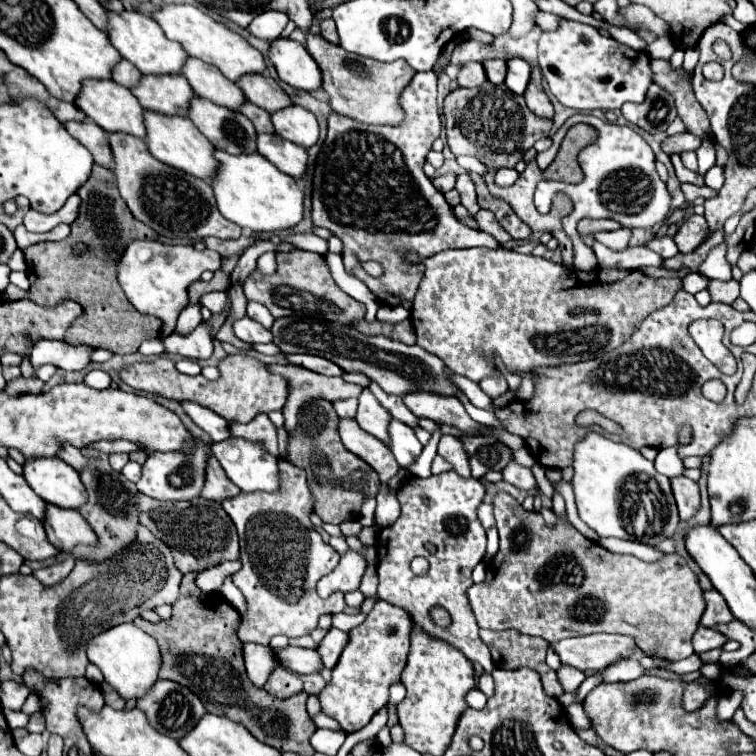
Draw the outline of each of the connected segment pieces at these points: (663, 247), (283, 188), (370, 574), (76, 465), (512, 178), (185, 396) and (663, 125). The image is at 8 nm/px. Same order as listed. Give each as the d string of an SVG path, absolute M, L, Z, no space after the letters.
M653 237L649 243L647 243L647 247L651 249L651 251L655 251L655 253L659 253L663 259L667 259L667 257L675 257L679 251L677 251L677 247L675 247L675 241L671 239L671 237Z
M219 149L213 151L219 167L211 177L217 207L221 215L243 229L251 231L283 231L295 227L303 219L303 191L297 181L281 173L259 153L229 155Z
M369 565L369 569L365 569L365 575L361 579L359 589L361 589L361 593L365 597L373 597L377 593L377 573L375 573L375 567Z
M63 445L63 449L59 449L59 459L63 459L65 463L69 463L77 471L83 465L87 465L87 459L81 455L81 451L75 449L75 447L71 447L71 445Z
M503 167L500 169L495 176L495 183L499 187L509 187L509 185L513 185L515 181L517 181L517 177L519 177L519 173L515 171L515 169L507 169L507 167Z
M227 355L219 363L219 379L209 381L203 375L183 375L175 369L173 361L167 357L157 357L155 361L137 361L119 371L123 383L137 391L145 391L151 395L167 397L171 401L183 403L193 401L201 407L207 407L227 419L229 423L249 423L259 413L271 413L275 409L283 409L287 401L287 379L275 375L267 369L265 363L257 361L251 355Z
M655 83L651 85L643 103L625 103L621 107L621 113L629 123L645 129L647 133L663 133L667 129L667 123L677 117L671 93Z

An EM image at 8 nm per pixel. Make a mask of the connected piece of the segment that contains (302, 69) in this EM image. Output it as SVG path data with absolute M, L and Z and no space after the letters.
M277 39L269 47L269 59L281 81L295 89L315 91L321 87L321 71L307 49L293 39Z

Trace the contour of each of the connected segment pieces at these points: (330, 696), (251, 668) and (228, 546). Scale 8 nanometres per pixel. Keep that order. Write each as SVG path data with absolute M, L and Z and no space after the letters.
M377 601L367 619L349 631L349 643L341 653L331 681L319 693L321 709L333 717L345 733L363 729L371 717L389 701L389 687L407 665L409 633L413 621L407 613L387 601Z
M243 643L243 661L251 683L257 687L263 687L271 671L279 665L273 657L273 651L257 643Z
M139 495L137 509L141 525L151 529L155 537L171 547L175 565L181 573L203 571L215 563L239 559L237 529L217 501L205 501L201 497L191 501L157 501L147 495Z

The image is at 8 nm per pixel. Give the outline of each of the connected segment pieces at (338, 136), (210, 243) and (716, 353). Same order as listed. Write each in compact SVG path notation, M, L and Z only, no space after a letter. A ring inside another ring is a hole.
M423 71L413 77L411 85L401 93L401 109L405 113L405 119L401 125L395 125L395 127L367 125L367 123L359 123L355 119L335 115L335 113L329 115L327 137L323 141L323 147L317 155L315 169L313 169L311 219L315 227L325 227L335 237L341 239L343 243L341 255L343 255L343 263L349 275L361 279L381 303L411 307L409 303L401 301L401 297L403 293L415 293L417 286L415 279L421 278L425 265L423 263L405 265L397 249L411 247L421 255L421 259L427 259L445 249L499 247L499 243L495 241L495 237L463 225L453 215L443 193L437 191L431 179L423 173L425 155L429 153L431 143L439 137L439 131L441 131L441 119L439 119L439 109L437 109L437 75L433 71ZM365 261L377 261L383 267L383 275L371 277L369 273L365 273L363 269Z
M241 235L239 239L235 241L225 241L225 239L217 239L217 237L209 237L205 239L205 245L213 251L217 251L221 257L229 257L229 255L235 255L235 253L241 253L245 247L249 247L251 243L255 241L255 237L245 237Z
M693 321L689 325L689 333L693 341L699 345L703 355L719 367L725 375L735 373L735 357L731 351L723 345L723 325L719 321Z

